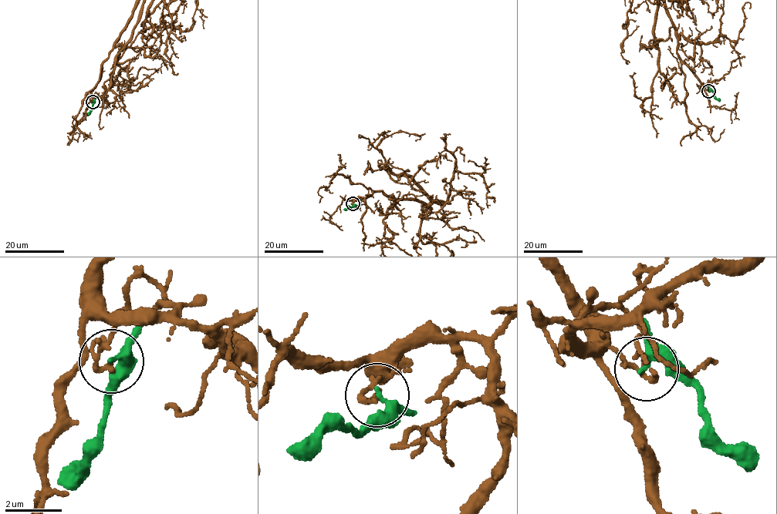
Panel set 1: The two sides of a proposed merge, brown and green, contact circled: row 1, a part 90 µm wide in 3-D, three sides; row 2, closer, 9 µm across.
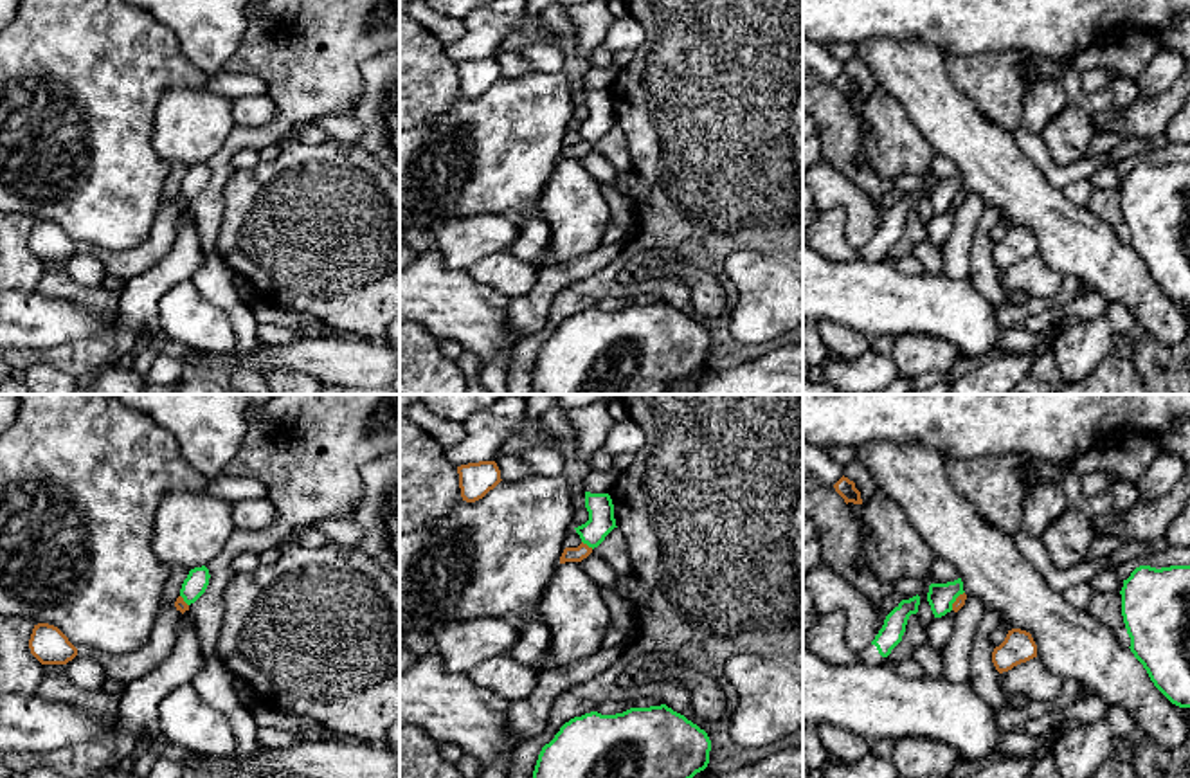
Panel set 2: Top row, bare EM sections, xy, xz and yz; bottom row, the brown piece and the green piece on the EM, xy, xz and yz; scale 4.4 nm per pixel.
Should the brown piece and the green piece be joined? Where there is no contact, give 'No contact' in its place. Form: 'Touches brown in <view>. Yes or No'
Touches brown in xz. No

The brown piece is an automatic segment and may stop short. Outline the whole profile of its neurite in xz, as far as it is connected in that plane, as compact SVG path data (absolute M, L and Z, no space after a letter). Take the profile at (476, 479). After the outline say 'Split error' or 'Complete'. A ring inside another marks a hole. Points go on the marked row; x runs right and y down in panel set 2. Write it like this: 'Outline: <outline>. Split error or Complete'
Outline: M479 461L457 466L461 497L466 502L482 499L502 479L495 461Z. Complete

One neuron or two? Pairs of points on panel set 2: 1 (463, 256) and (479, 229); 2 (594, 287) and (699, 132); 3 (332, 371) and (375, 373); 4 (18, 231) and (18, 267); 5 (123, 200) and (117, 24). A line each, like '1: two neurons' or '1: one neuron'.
1: one neuron
2: one neuron
3: one neuron
4: one neuron
5: one neuron

